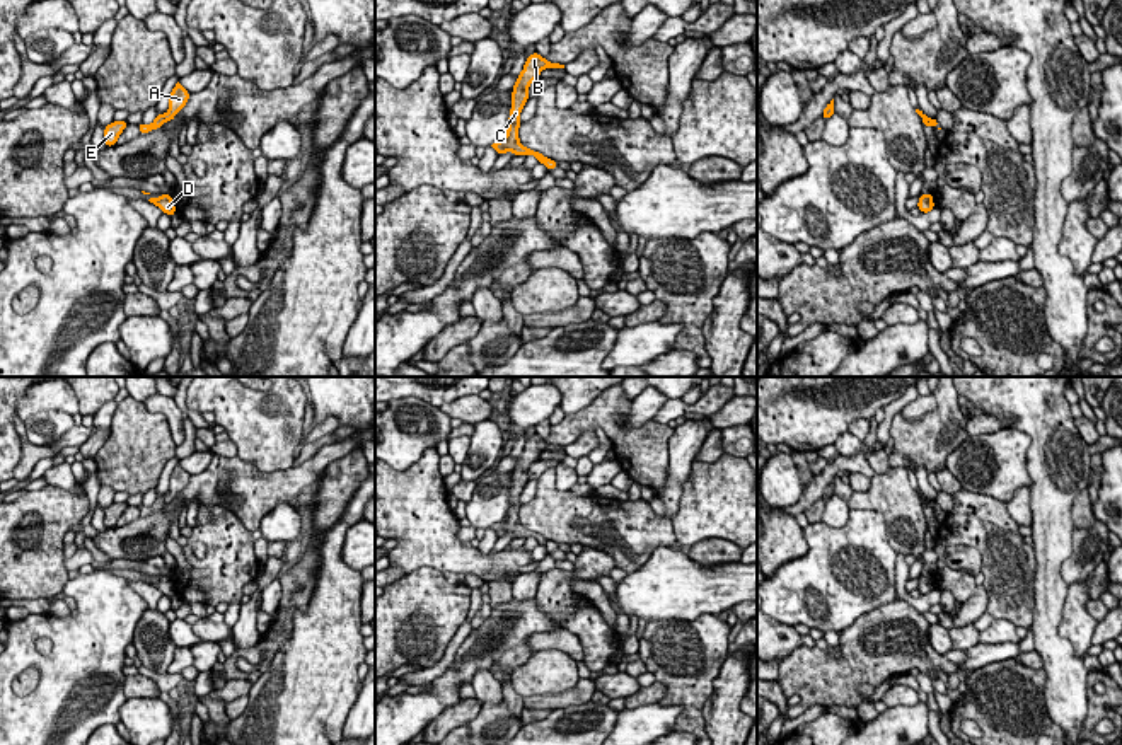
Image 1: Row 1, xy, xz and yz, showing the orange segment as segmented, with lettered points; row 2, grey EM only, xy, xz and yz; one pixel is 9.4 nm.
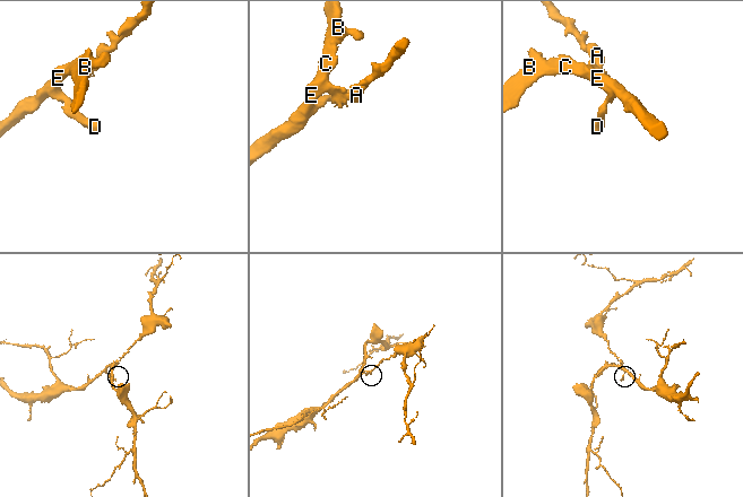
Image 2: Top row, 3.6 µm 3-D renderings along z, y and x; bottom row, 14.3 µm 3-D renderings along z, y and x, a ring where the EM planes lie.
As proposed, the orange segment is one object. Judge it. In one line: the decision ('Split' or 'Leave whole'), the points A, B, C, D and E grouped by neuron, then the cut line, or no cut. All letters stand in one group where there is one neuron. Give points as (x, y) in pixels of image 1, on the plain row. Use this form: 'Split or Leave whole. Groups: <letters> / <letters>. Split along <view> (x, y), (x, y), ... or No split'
Split. Groups: A / B C D E. Split along xy (162, 496), (166, 502)

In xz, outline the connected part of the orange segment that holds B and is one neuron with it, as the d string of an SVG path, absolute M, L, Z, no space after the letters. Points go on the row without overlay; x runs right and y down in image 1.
M537 433L532 435L523 447L523 452L518 455L518 460L512 471L512 491L510 491L510 500L508 500L508 511L506 517L500 522L494 523L491 528L496 532L498 537L503 537L506 534L512 534L515 539L517 537L534 537L539 546L546 546L546 537L541 534L530 532L520 525L518 520L518 510L520 510L520 494L529 482L529 469L534 462L539 460L541 453L544 450L564 450L564 447L559 445L551 445L546 440L542 440Z

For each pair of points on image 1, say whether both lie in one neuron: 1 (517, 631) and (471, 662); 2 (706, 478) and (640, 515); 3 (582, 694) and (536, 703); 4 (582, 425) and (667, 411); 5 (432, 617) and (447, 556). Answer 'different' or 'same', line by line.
1: same
2: different
3: same
4: different
5: different

